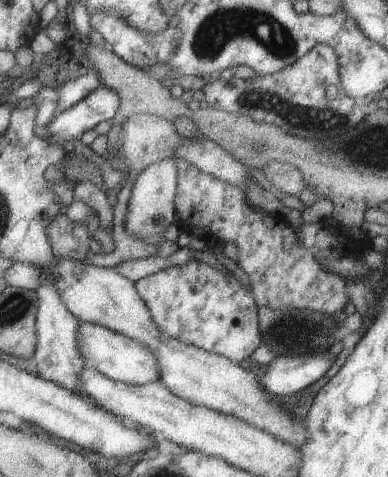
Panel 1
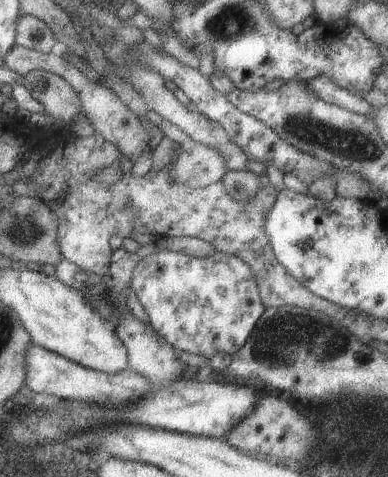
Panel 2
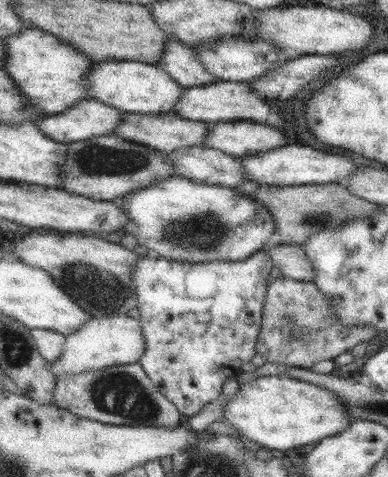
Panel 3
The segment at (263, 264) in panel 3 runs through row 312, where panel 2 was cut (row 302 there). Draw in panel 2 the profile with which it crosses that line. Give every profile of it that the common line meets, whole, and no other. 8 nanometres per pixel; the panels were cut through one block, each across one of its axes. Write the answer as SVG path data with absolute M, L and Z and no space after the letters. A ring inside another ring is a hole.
M159 250L157 254L143 258L133 268L131 288L135 290L135 296L145 308L149 324L157 334L161 334L177 352L185 350L189 354L201 354L207 360L211 360L217 352L227 352L231 356L237 354L265 310L253 270L241 258L223 252L215 252L211 258L193 258L179 252Z

